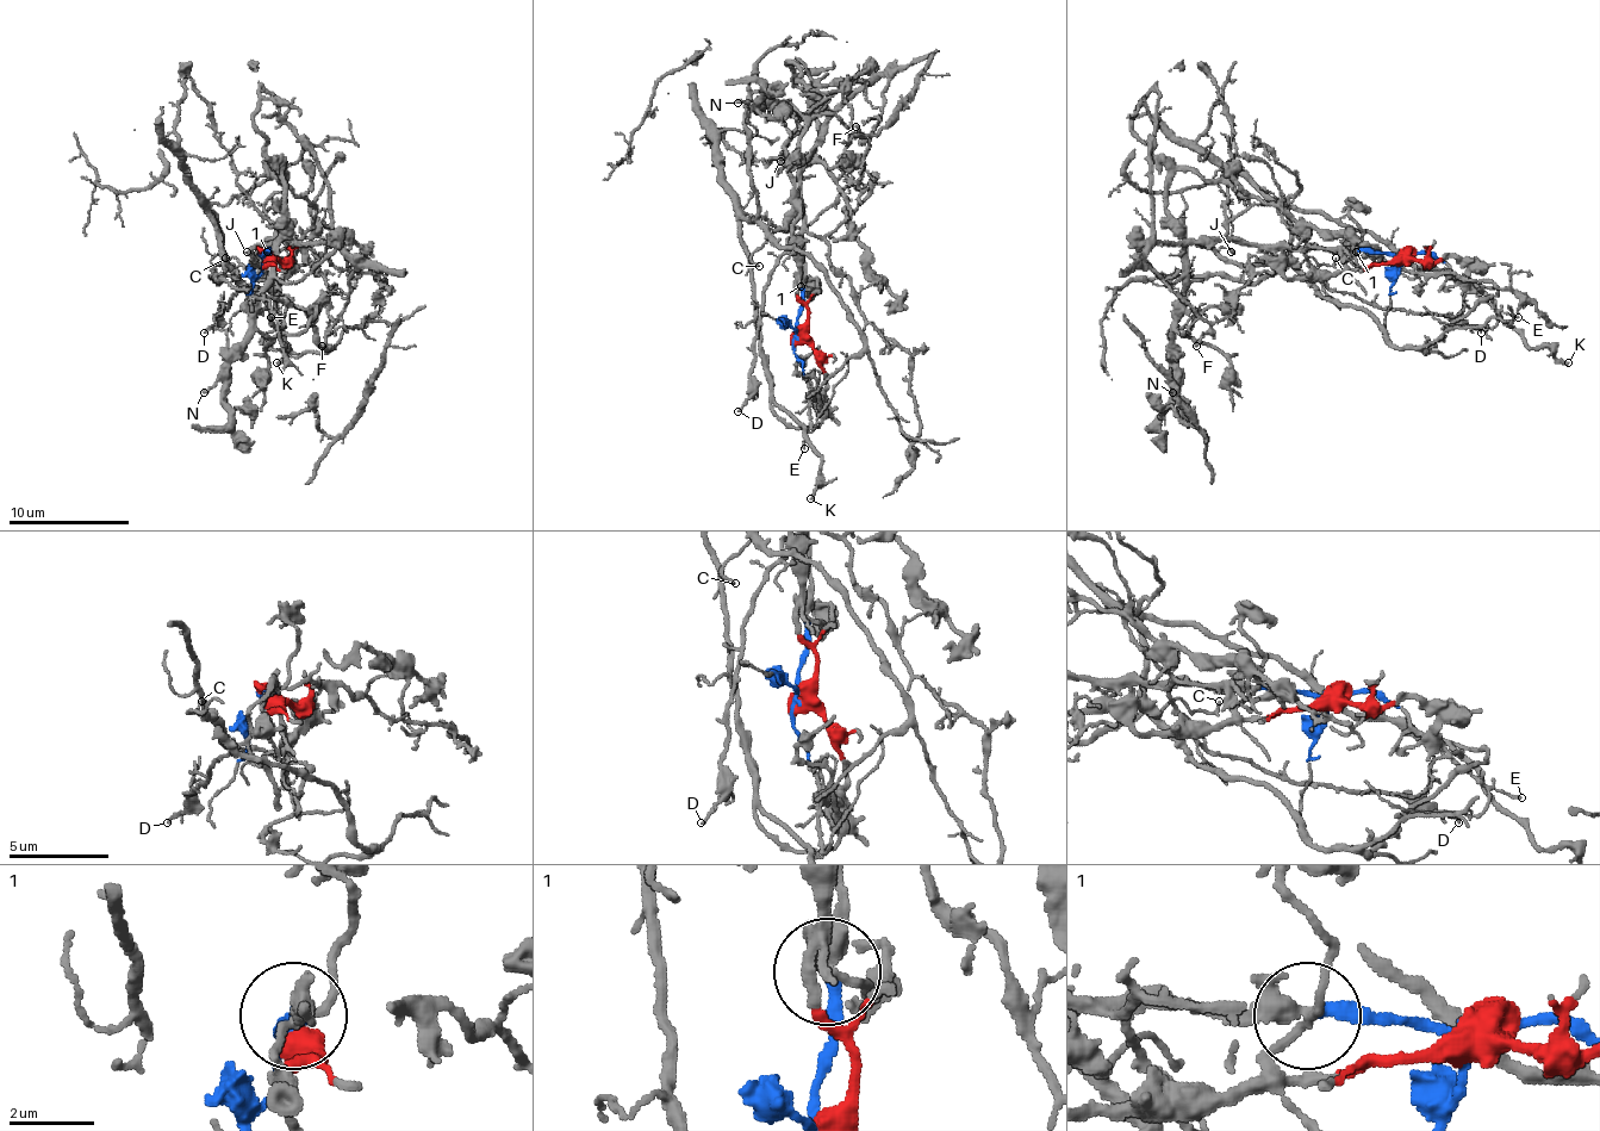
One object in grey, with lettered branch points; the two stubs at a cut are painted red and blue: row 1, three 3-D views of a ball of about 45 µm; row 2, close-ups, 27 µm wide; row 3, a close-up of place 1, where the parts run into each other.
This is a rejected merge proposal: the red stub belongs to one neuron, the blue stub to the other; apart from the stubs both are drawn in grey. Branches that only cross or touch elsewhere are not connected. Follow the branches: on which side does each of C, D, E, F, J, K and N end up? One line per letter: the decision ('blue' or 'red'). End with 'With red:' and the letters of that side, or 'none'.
C: red
D: blue
E: blue
F: blue
J: blue
K: red
N: red
With red: C, K, N

